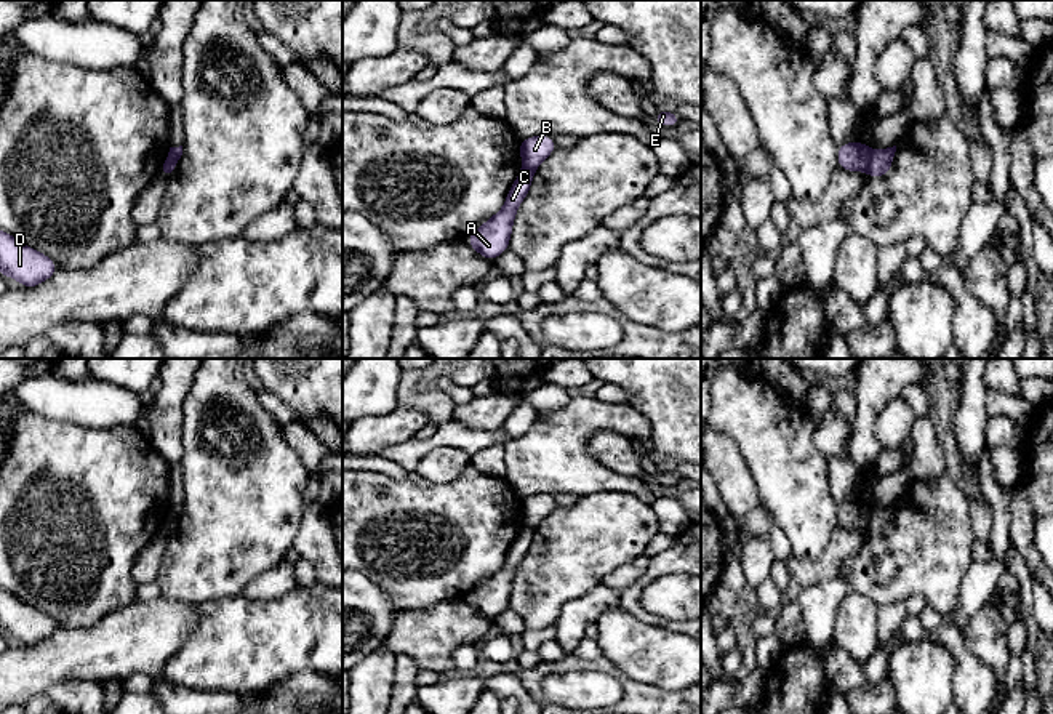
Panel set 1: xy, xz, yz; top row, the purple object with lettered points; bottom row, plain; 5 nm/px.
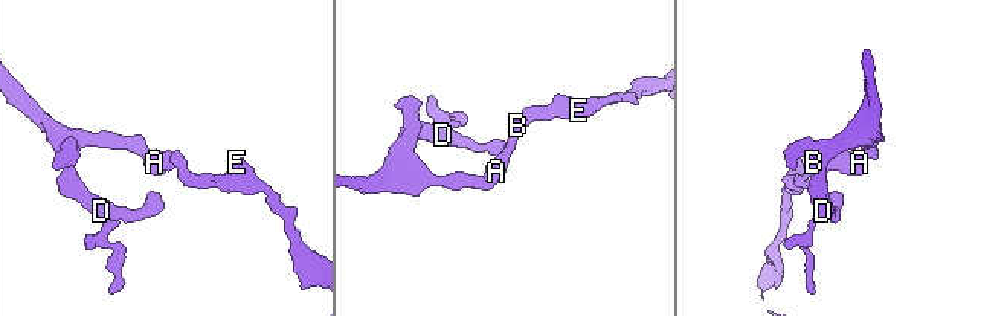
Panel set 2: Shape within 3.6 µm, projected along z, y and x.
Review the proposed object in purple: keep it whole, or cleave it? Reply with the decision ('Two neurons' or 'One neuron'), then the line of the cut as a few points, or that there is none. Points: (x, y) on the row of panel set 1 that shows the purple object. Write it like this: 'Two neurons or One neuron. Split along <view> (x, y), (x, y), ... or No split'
Two neurons. Split along yz (874, 151), (866, 170)

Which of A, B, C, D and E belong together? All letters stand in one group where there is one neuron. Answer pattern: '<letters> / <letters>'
A C D / B E

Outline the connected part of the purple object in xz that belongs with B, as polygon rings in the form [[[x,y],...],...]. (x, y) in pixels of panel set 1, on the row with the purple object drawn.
[[[530,136],[520,139],[522,165],[530,170],[536,170],[555,149],[555,139],[552,136]]]

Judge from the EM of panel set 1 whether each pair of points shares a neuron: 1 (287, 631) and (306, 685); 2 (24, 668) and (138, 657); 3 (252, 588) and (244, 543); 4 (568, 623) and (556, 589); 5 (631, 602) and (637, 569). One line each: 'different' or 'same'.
1: different
2: same
3: different
4: different
5: different

